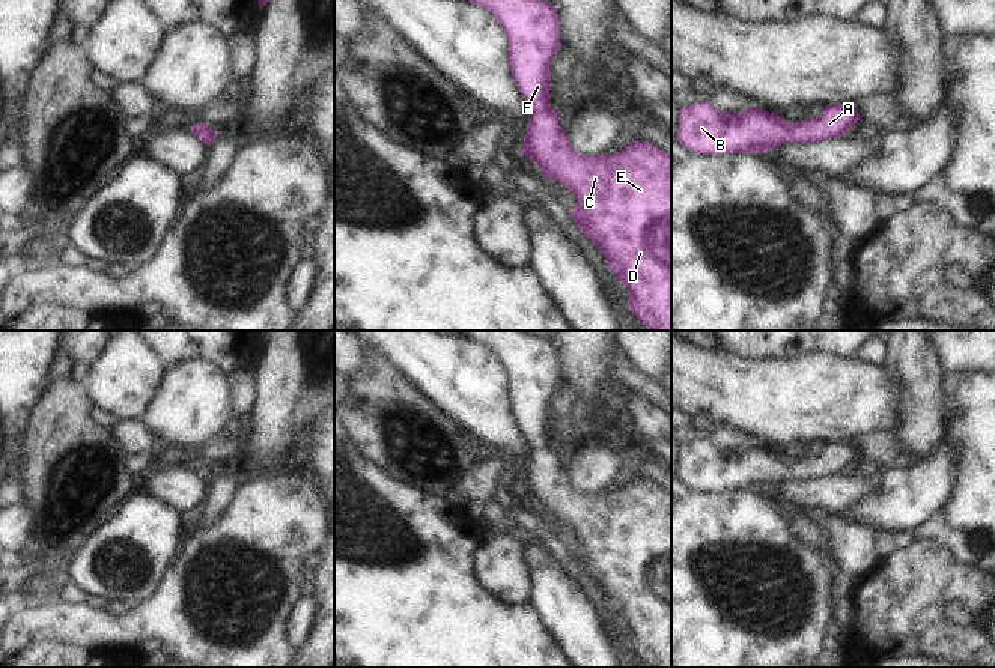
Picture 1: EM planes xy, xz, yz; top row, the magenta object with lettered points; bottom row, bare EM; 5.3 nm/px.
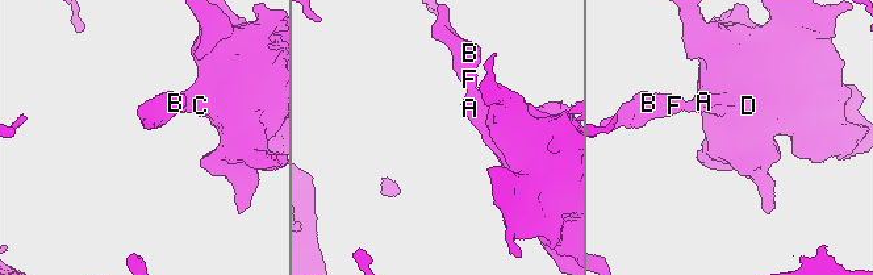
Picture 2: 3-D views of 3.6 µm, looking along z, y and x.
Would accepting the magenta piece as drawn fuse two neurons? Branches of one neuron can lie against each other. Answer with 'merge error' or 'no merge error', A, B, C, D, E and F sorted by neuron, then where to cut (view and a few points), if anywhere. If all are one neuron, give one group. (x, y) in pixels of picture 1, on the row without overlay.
no merge error; groups A B C D E F; cut none

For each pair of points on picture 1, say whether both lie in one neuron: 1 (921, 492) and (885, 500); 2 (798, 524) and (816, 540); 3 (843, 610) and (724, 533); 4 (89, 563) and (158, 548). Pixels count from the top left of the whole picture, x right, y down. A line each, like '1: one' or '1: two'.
1: one
2: one
3: two
4: one

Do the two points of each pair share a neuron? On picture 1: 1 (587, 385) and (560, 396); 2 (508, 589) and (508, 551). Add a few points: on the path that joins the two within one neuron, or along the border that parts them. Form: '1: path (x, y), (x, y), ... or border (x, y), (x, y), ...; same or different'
1: border (562, 382), (575, 391), (577, 400); different
2: path (508, 579), (508, 560); same

